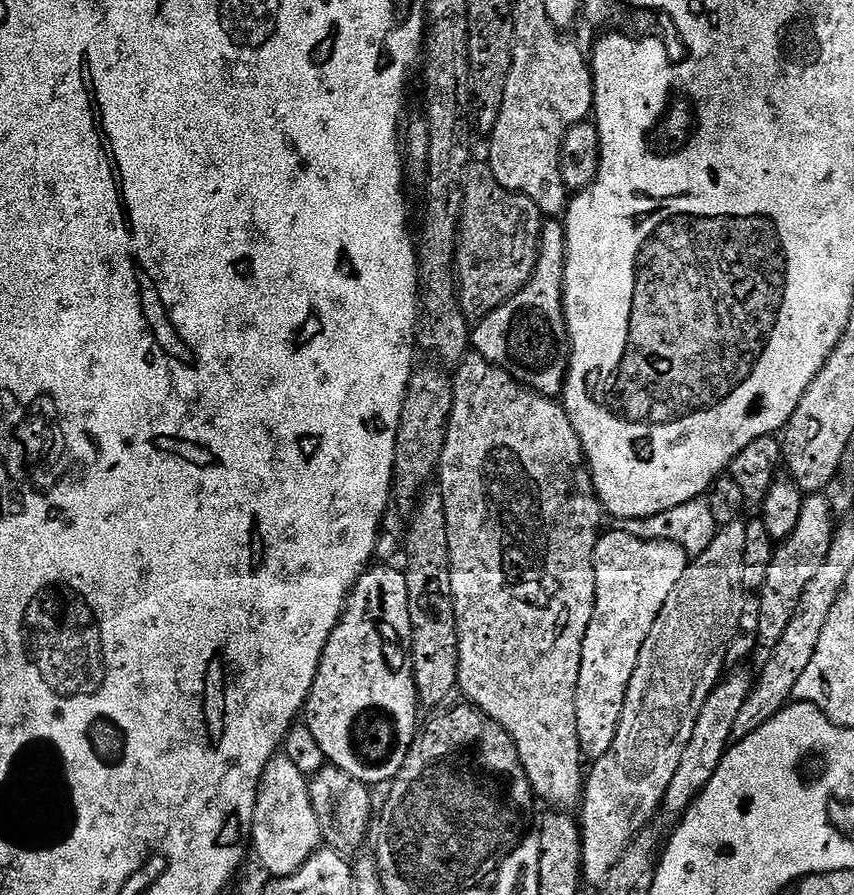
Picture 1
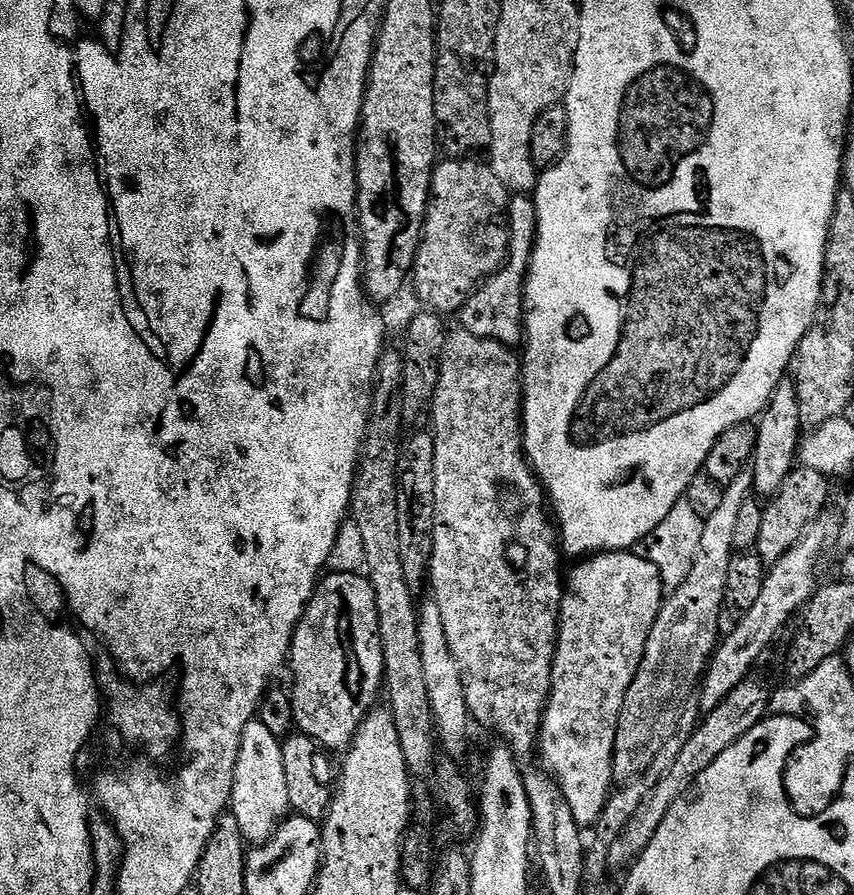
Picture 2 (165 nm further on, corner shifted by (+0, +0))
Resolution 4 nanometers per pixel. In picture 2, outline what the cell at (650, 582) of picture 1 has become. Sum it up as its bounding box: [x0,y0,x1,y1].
[538,550,666,826]

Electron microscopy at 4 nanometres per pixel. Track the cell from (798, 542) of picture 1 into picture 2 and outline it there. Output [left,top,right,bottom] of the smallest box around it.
[754,466,829,562]

